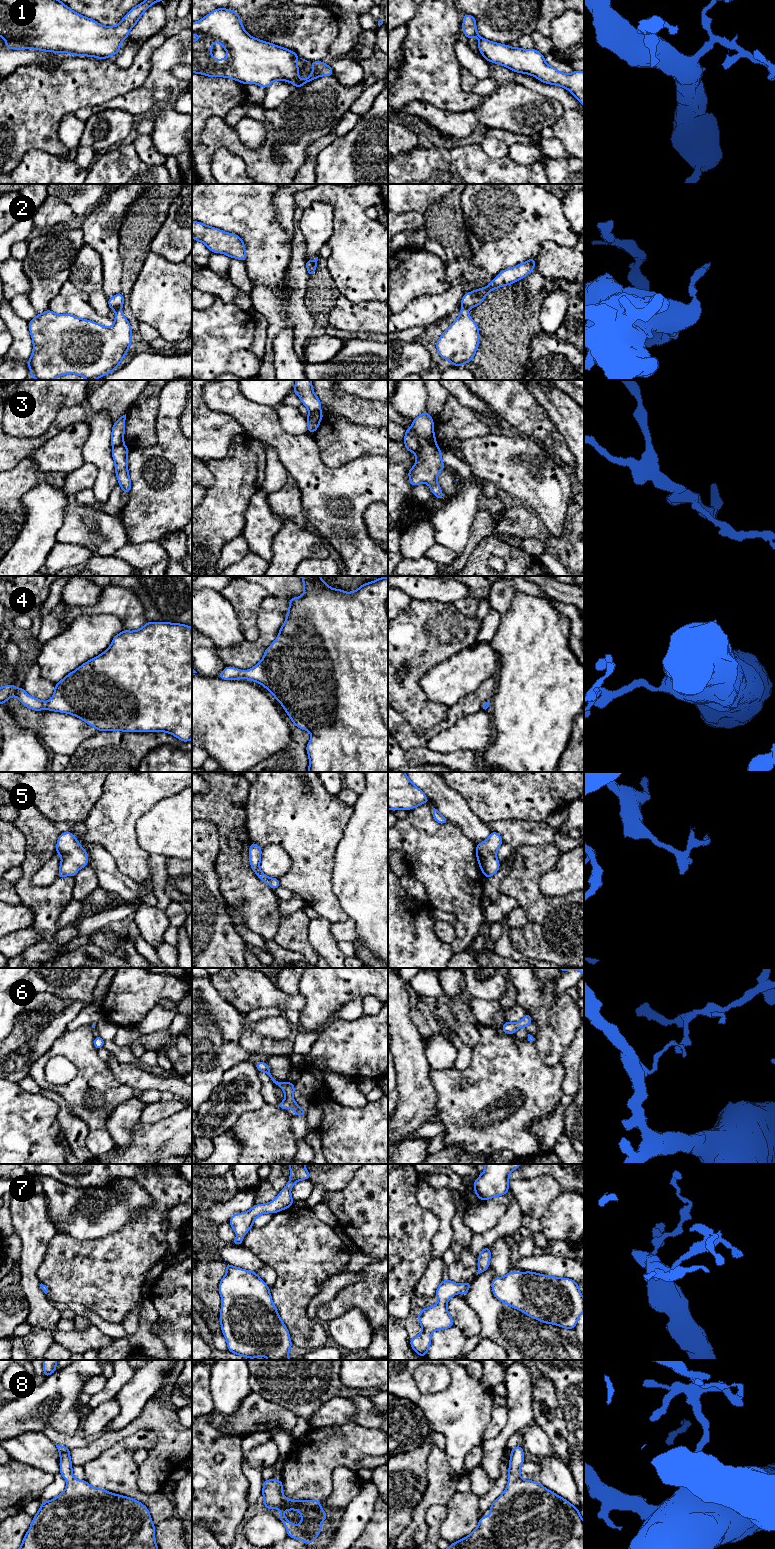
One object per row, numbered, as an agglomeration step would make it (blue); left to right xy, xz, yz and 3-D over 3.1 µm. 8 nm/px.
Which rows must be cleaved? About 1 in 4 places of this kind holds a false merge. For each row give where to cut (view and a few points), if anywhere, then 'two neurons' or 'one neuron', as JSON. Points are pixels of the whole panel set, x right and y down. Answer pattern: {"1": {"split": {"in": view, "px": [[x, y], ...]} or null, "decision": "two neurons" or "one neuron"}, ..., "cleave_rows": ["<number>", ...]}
{"1": {"split": null, "decision": "one neuron"}, "2": {"split": {"in": "xy", "px": [[120, 308], [116, 312]]}, "decision": "two neurons"}, "3": {"split": {"in": "yz", "px": [[411, 427], [421, 444], [433, 444], [436, 446]]}, "decision": "two neurons"}, "4": {"split": null, "decision": "one neuron"}, "5": {"split": null, "decision": "one neuron"}, "6": {"split": null, "decision": "one neuron"}, "7": {"split": null, "decision": "one neuron"}, "8": {"split": null, "decision": "one neuron"}, "cleave_rows": ["2", "3"]}

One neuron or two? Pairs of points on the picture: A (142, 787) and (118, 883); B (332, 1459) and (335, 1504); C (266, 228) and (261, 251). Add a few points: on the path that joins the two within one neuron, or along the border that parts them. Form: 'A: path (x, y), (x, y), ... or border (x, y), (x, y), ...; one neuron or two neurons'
A: border (107, 852), (112, 857), (116, 867), (140, 885); two neurons
B: border (356, 1470), (337, 1467), (328, 1495); two neurons
C: path (265, 234), (264, 245); one neuron

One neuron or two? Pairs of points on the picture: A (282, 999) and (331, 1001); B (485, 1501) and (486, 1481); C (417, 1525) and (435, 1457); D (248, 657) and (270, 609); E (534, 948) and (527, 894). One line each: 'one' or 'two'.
A: two
B: two
C: one
D: one
E: one

